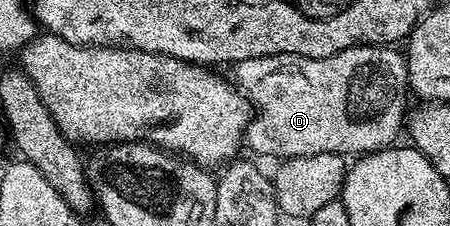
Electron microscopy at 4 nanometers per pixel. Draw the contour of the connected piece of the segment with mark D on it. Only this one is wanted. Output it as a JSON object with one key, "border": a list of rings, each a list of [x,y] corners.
{"border":[[[359,44],[353,48],[342,50],[338,54],[330,54],[326,58],[306,58],[298,54],[270,54],[262,58],[246,58],[231,65],[230,76],[237,88],[244,93],[252,102],[254,115],[248,124],[248,129],[244,132],[247,147],[252,147],[260,156],[280,156],[287,158],[290,156],[305,156],[306,154],[330,154],[338,152],[341,156],[351,157],[351,152],[355,154],[367,154],[378,152],[382,148],[389,147],[396,135],[401,135],[406,124],[406,111],[409,109],[410,89],[408,86],[408,61],[403,51],[395,52],[397,49],[392,46],[382,44]]]}

